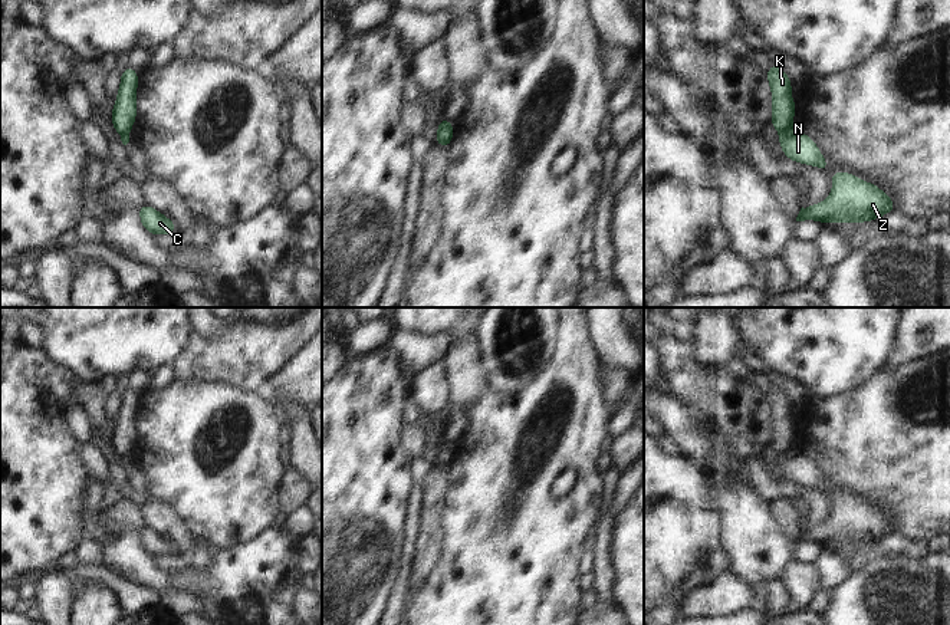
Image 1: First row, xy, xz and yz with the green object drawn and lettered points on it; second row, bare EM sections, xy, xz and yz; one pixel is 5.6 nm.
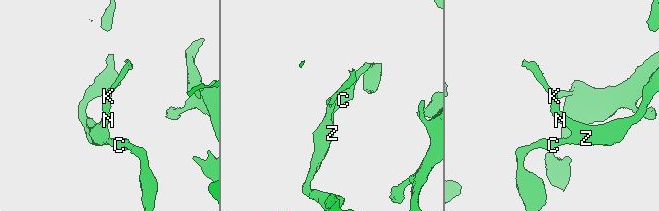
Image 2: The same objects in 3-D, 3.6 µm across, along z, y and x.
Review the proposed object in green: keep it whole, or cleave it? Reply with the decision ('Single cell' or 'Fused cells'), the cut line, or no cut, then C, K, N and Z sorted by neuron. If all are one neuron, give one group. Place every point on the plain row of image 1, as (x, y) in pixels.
Fused cells. Split along yz (791, 448), (779, 454). Groups: C N Z / K

